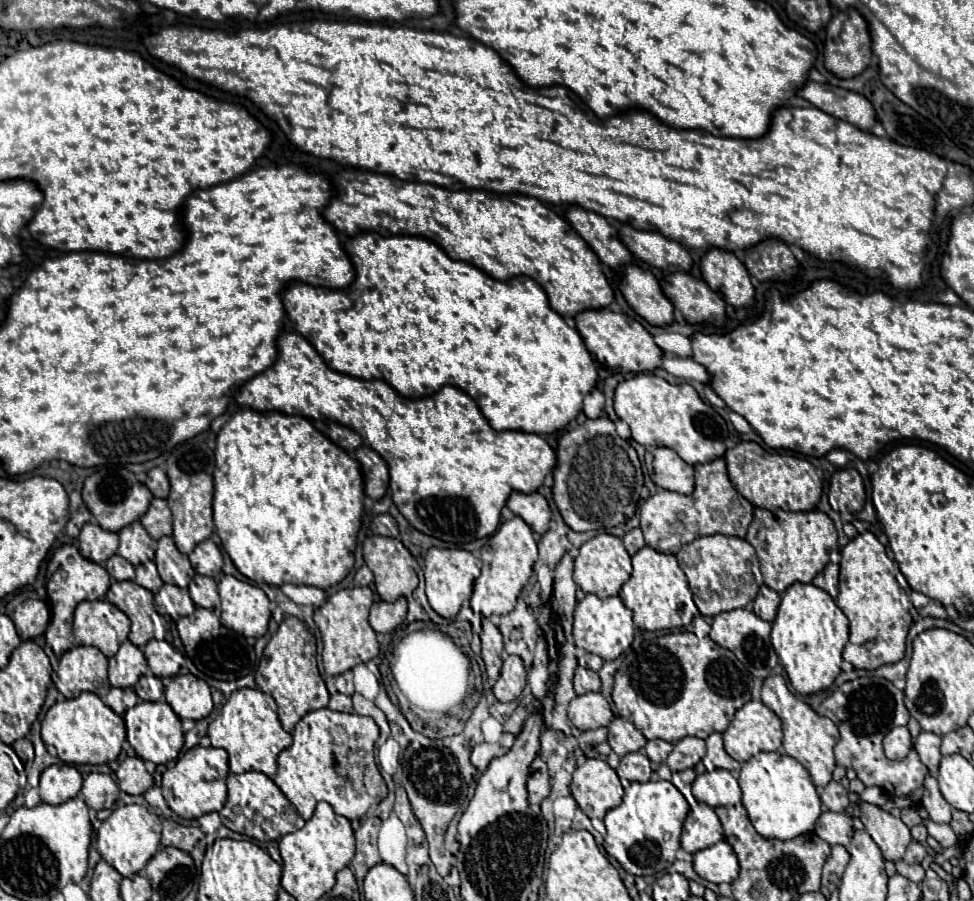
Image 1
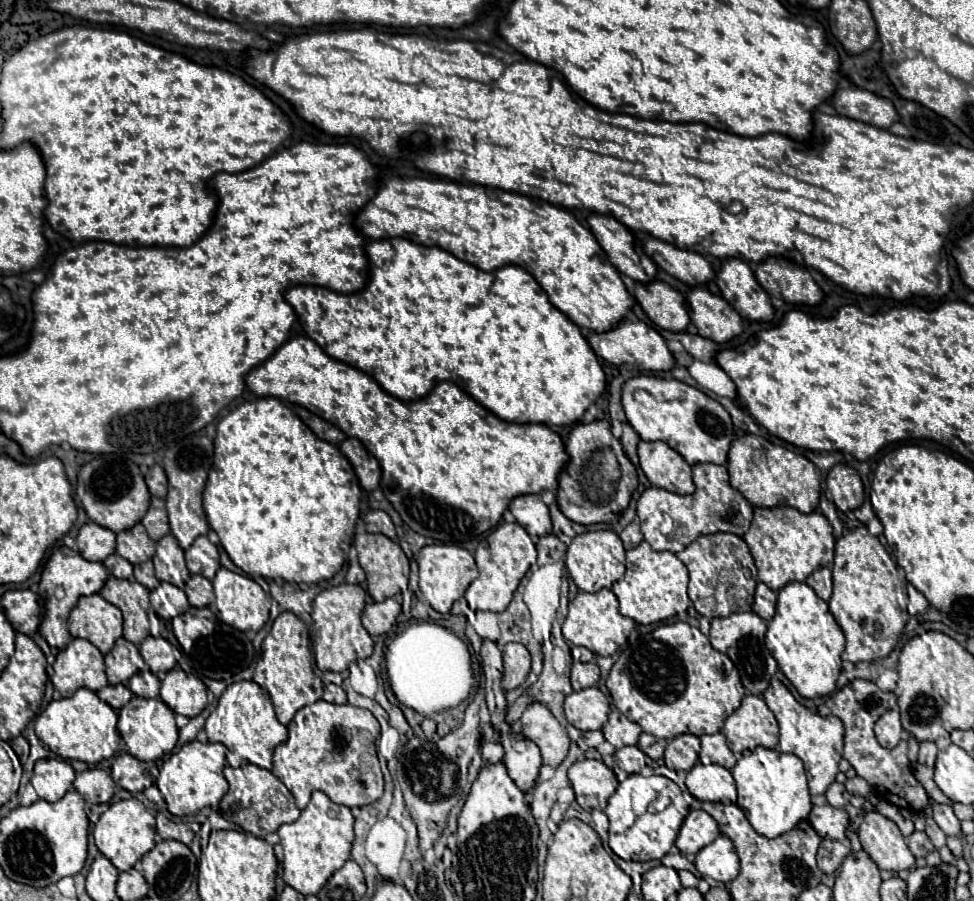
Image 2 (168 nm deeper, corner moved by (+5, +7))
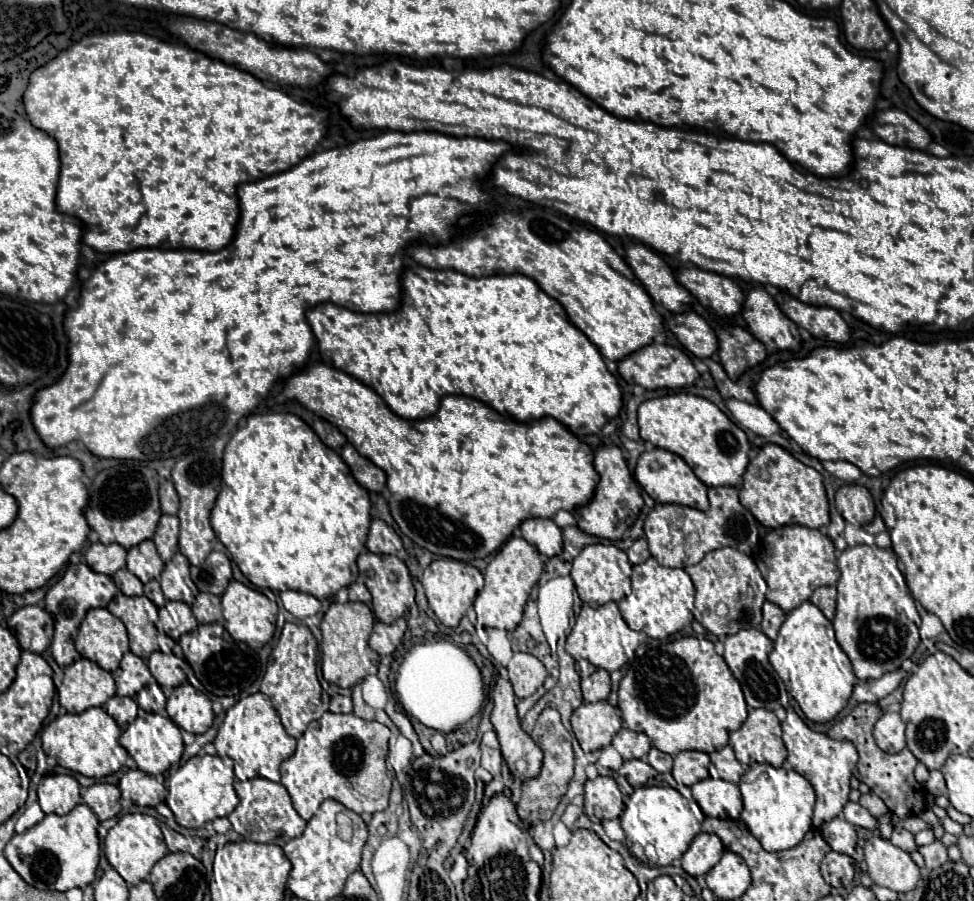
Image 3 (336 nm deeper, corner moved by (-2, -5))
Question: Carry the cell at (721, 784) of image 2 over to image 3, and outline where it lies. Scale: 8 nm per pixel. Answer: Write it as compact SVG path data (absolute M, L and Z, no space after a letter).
M700 780L692 786L692 796L706 816L738 818L742 812L742 796L738 784L724 780Z

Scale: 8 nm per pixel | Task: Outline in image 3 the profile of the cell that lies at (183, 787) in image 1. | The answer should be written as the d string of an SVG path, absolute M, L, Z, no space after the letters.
M198 754L182 764L170 778L168 778L168 796L166 804L174 812L174 818L184 828L200 828L206 822L212 822L220 816L228 816L236 804L238 796L234 792L234 770L230 758Z

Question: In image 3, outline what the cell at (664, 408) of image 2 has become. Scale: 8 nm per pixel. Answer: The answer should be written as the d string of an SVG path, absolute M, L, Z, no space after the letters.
M686 392L646 400L638 408L638 426L642 440L678 454L706 486L742 486L742 474L748 466L748 438L710 400Z

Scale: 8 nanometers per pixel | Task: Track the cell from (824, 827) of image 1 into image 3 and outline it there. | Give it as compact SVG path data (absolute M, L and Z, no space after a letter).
M842 816L824 822L820 826L820 834L834 852L842 852L856 858L856 826L846 822Z

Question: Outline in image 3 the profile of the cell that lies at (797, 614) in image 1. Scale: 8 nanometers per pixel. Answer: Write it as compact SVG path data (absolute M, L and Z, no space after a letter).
M810 600L788 612L770 652L770 664L812 722L828 722L838 716L856 684L852 664L834 638L832 622Z

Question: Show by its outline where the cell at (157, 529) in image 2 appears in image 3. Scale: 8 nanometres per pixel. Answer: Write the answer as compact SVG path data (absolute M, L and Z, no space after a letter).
M162 514L152 540L162 560L168 562L174 556L174 552L178 552L178 518L170 514Z

